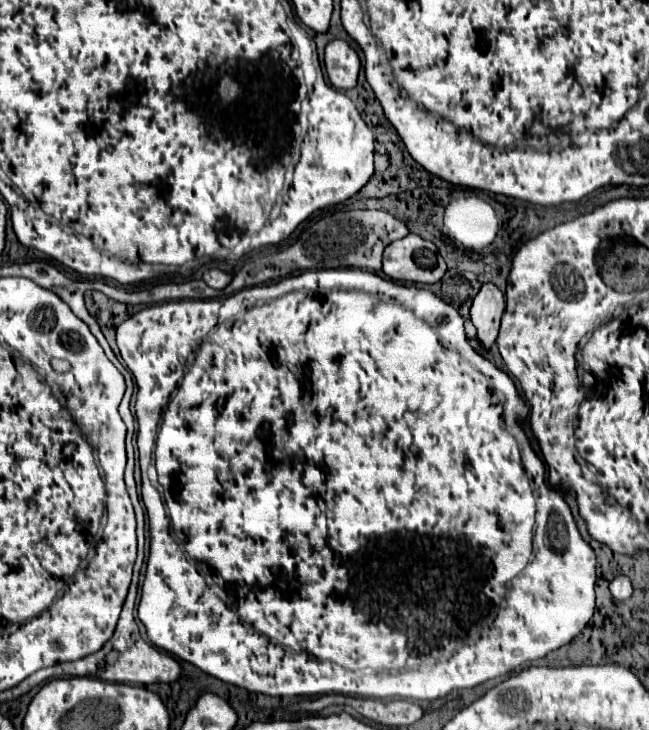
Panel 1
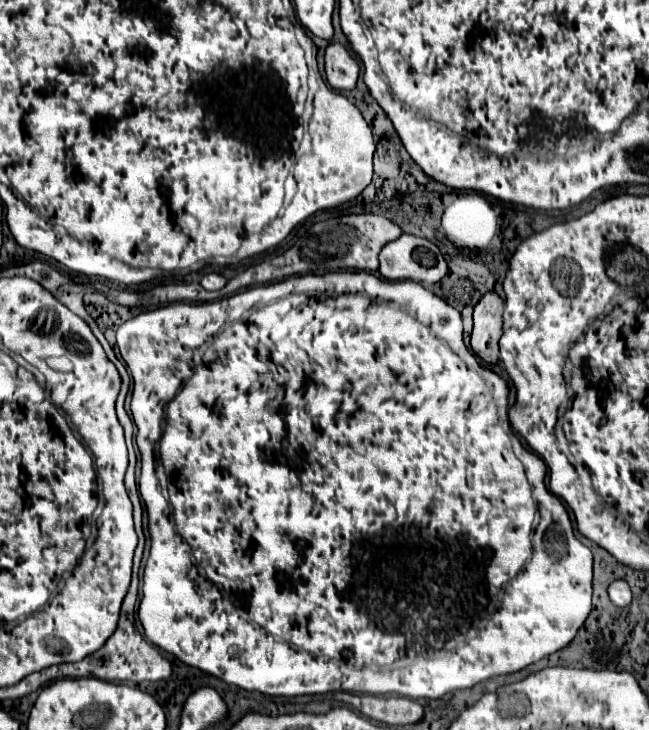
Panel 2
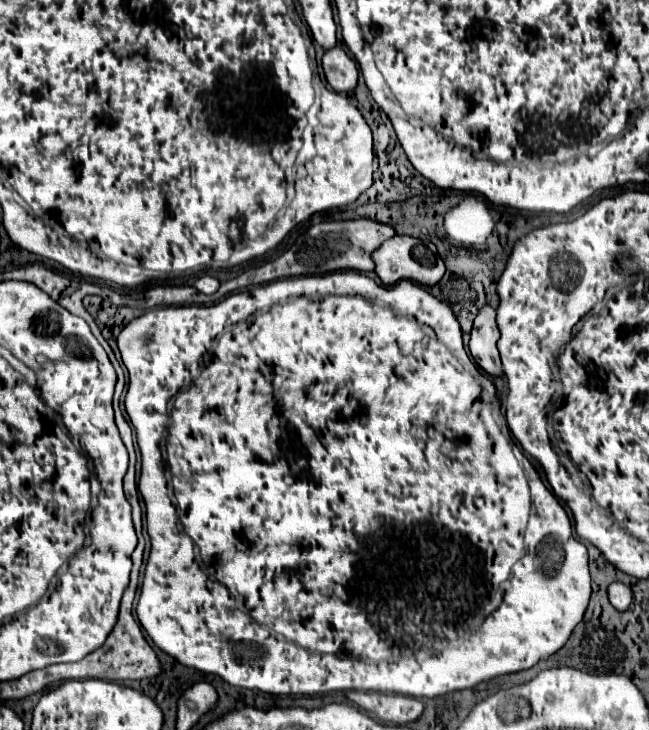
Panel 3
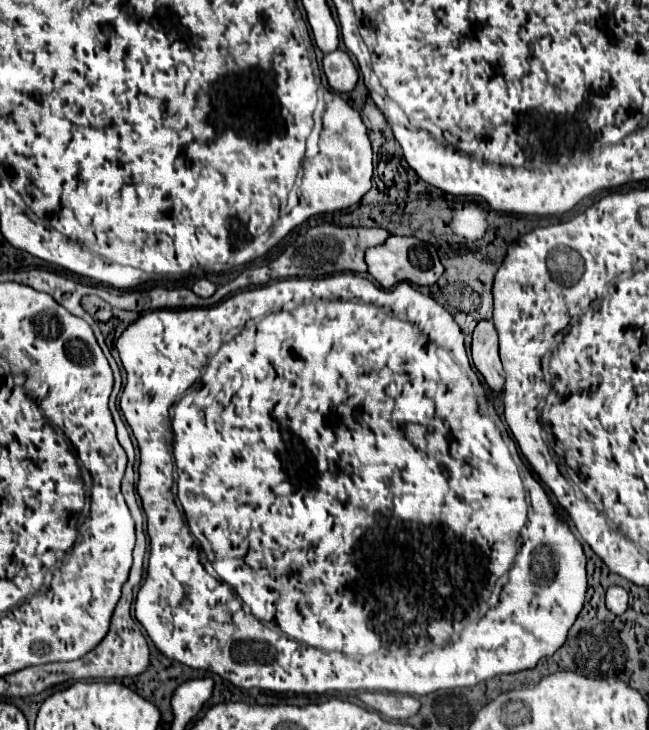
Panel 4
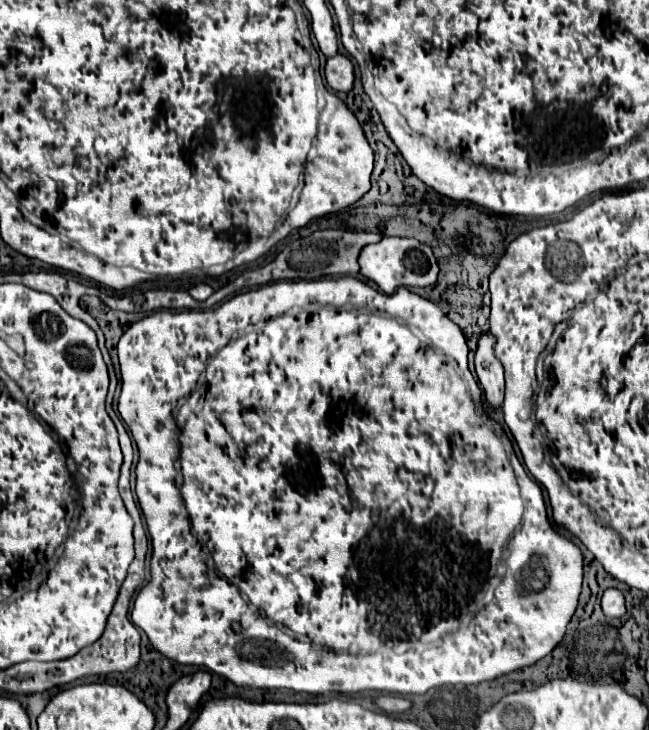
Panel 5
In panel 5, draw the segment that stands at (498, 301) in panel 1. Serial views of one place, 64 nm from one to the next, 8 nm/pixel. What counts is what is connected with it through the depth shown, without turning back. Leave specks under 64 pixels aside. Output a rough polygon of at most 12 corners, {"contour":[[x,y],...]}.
{"contour":[[484,332],[476,350],[476,376],[492,410],[504,402],[504,372],[494,338]]}

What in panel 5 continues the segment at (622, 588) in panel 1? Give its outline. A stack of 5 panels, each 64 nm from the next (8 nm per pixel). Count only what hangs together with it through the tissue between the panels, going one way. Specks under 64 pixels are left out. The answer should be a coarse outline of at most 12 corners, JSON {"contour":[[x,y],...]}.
{"contour":[[608,588],[602,596],[602,612],[608,618],[626,614],[624,594]]}

